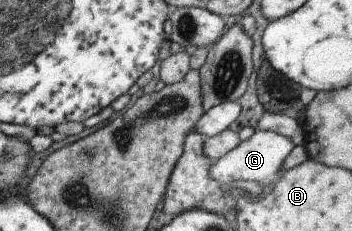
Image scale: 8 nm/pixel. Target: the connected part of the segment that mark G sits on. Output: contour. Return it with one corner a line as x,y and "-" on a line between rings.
254,130
248,139
241,141
222,157
211,161
210,167
208,167
208,177
211,177
217,184
230,185
234,181
256,181
261,184
262,181
270,179
276,173
294,146
288,136
274,131

